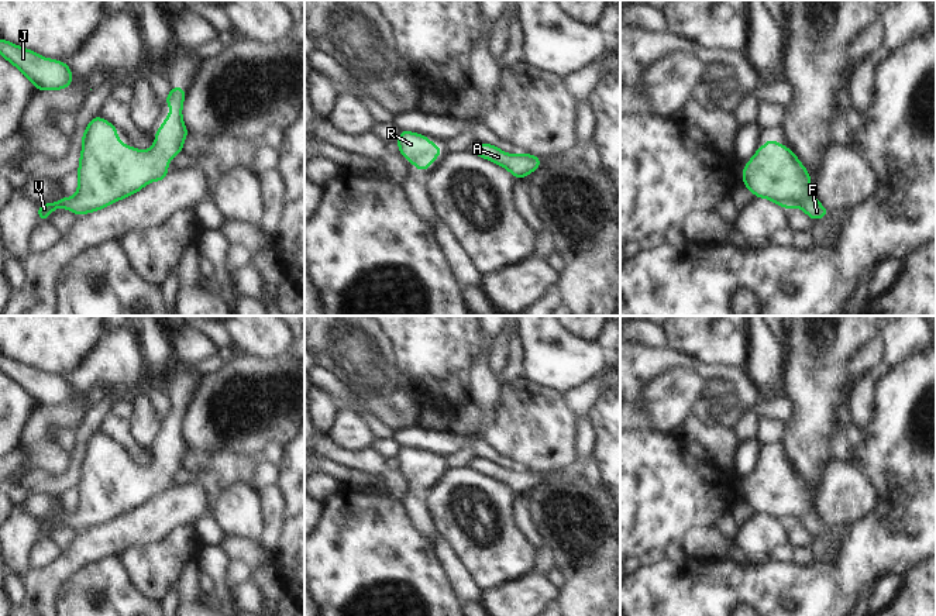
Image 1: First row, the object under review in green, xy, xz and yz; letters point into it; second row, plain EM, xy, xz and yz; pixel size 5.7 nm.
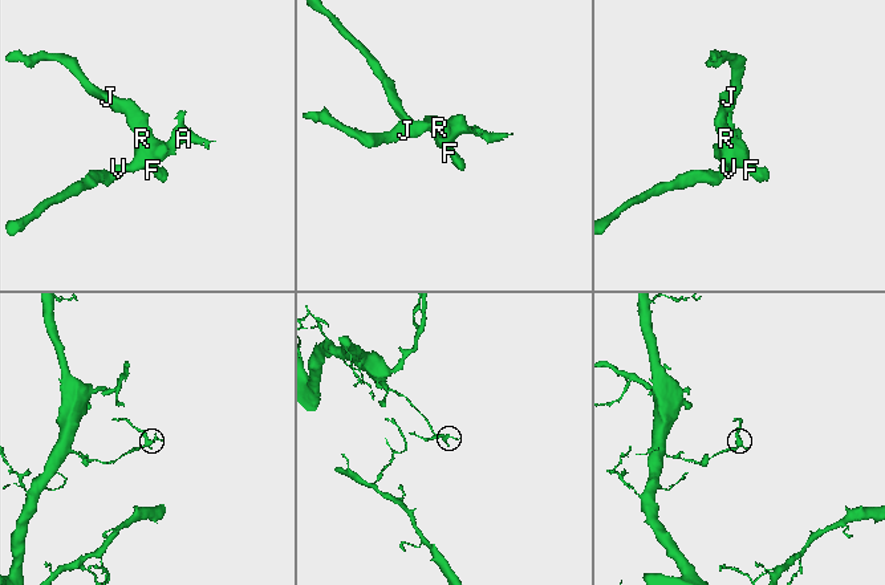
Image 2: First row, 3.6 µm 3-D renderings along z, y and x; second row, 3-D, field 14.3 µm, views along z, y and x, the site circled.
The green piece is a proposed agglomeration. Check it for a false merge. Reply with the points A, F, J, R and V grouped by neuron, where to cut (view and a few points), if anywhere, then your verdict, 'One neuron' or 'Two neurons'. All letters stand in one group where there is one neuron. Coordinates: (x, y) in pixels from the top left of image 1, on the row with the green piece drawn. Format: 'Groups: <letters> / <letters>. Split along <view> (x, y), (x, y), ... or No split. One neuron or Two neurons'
Groups: A F J R V. No split. One neuron.

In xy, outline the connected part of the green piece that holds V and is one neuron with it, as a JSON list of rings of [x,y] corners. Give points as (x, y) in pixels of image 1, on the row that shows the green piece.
[[[178,86],[169,92],[164,103],[171,106],[171,114],[156,130],[148,151],[123,144],[117,128],[97,114],[80,137],[85,147],[80,151],[76,195],[38,206],[39,221],[47,221],[49,213],[59,207],[76,216],[87,214],[140,192],[147,183],[165,180],[168,164],[182,152],[189,134],[182,120],[185,94],[186,90]]]

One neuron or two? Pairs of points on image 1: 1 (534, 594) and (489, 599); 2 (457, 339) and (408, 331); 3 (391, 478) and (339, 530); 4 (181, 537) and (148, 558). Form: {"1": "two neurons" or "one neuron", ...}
{"1": "one neuron", "2": "one neuron", "3": "two neurons", "4": "one neuron"}

